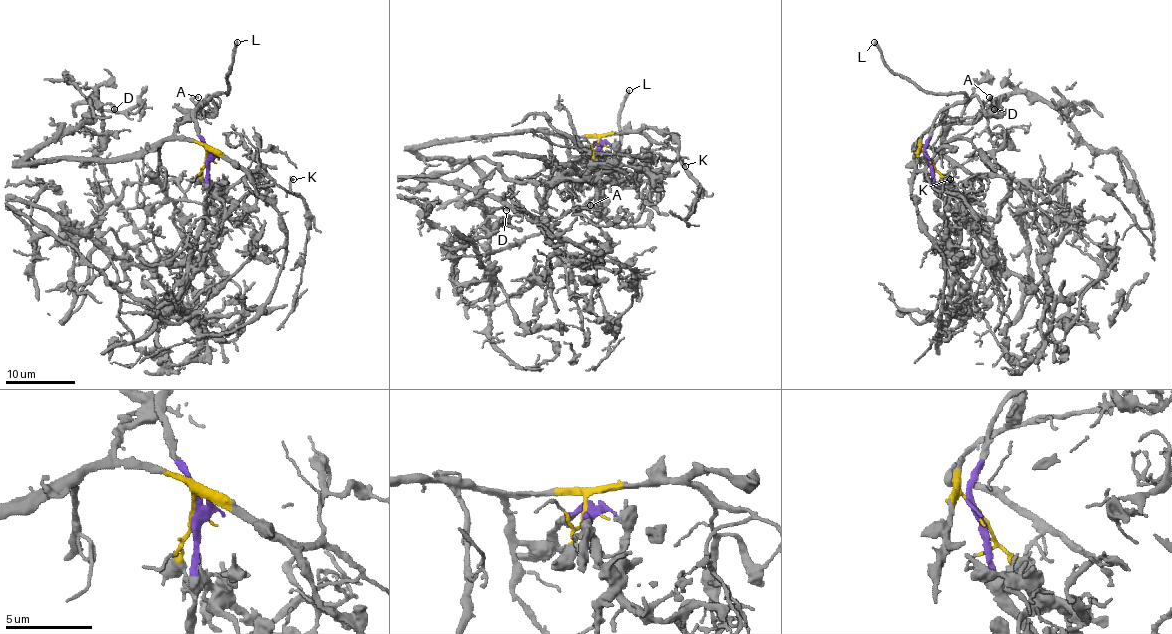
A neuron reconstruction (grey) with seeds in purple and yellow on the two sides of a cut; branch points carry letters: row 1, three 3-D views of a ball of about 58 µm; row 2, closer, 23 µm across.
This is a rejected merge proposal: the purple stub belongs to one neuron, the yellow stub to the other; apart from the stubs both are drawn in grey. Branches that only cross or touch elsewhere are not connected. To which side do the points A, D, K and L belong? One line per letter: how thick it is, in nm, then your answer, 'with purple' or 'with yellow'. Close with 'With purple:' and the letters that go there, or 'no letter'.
A: 220 nm thick; with purple
D: 220 nm thick; with yellow
K: 120 nm thick; with yellow
L: 280 nm thick; with purple
With purple: A, L

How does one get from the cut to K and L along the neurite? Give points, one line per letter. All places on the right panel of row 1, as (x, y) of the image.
K: (928, 158), (921, 151), (918, 153), (916, 168), (927, 175), (930, 184), (941, 191), (946, 179), (949, 179)
L: (928, 158), (925, 142), (932, 133), (935, 118), (967, 95), (920, 90), (892, 71), (874, 41)

